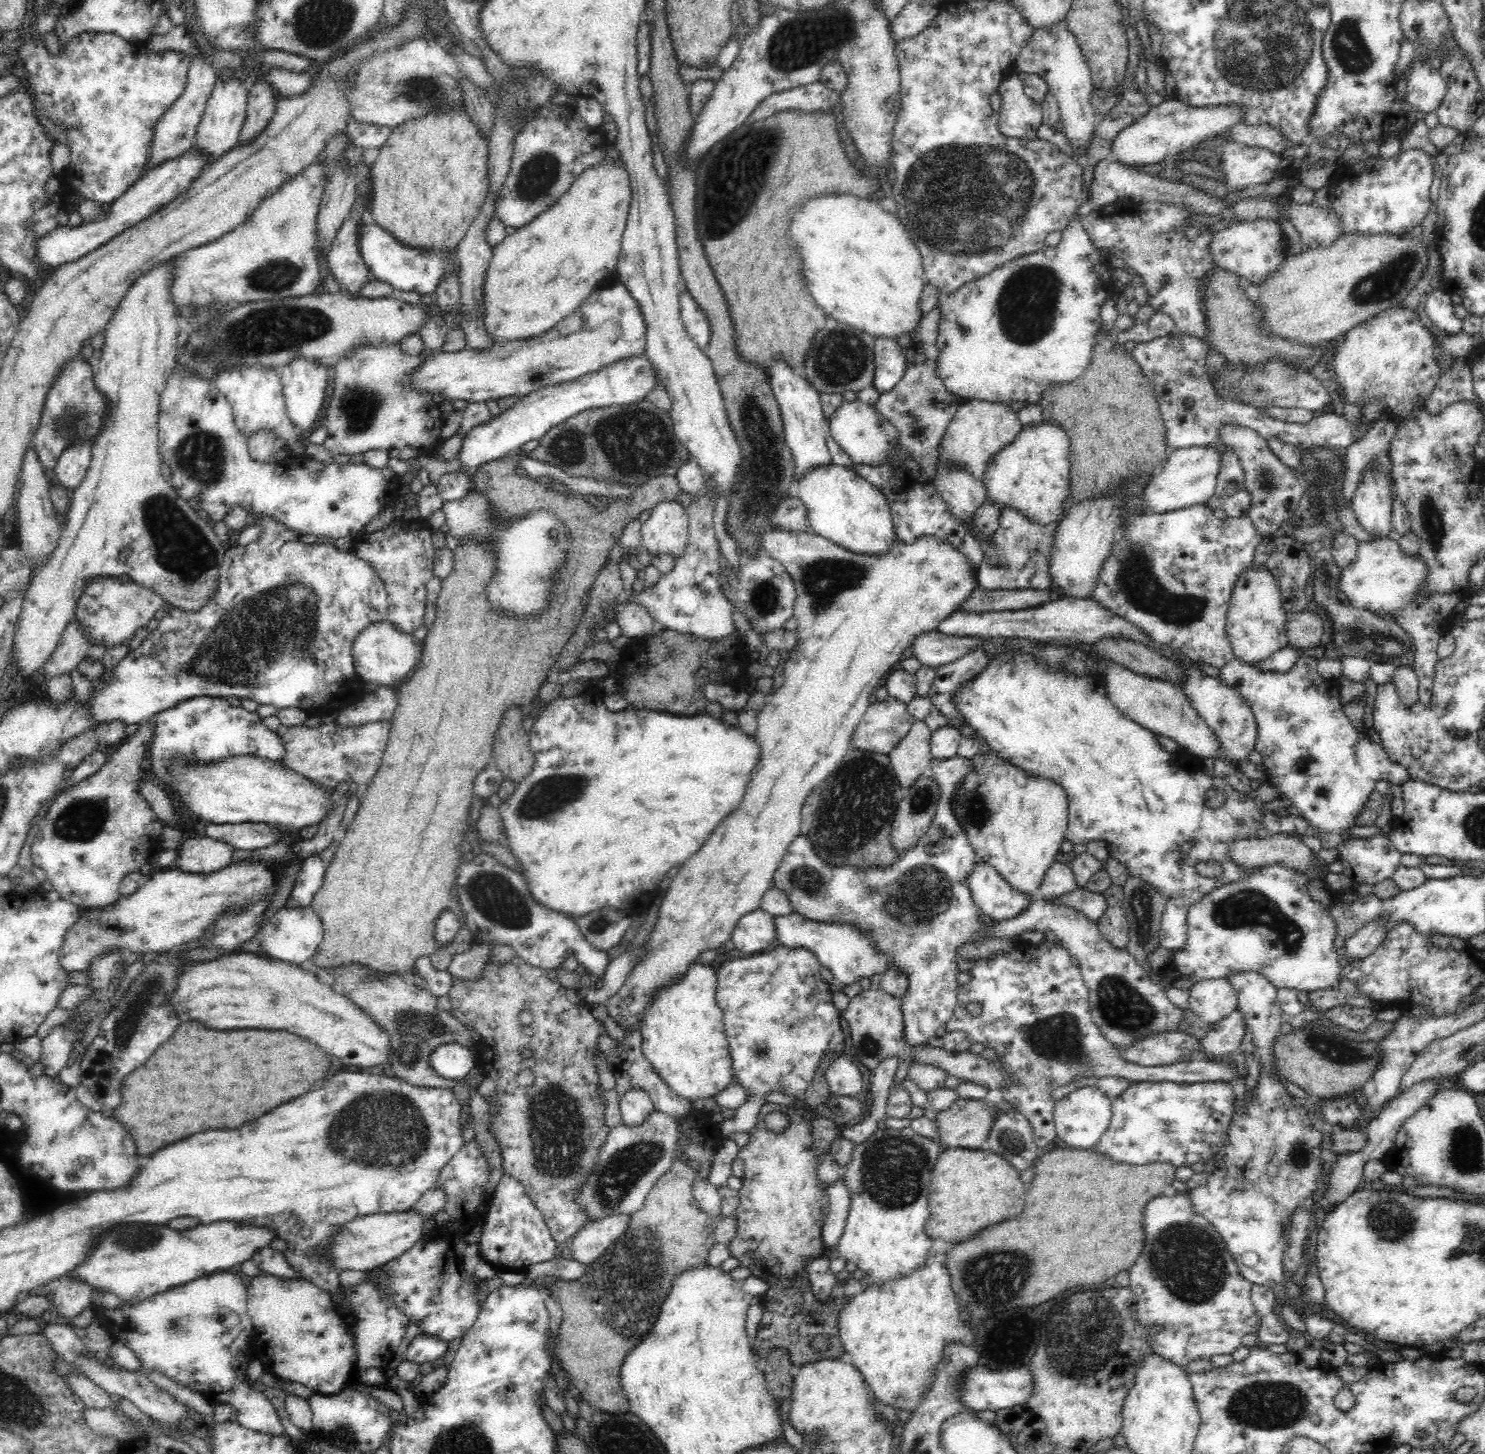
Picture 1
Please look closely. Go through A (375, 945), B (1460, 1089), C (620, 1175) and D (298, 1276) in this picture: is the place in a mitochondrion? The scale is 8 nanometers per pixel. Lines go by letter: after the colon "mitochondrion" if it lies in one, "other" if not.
A: other
B: other
C: mitochondrion
D: other

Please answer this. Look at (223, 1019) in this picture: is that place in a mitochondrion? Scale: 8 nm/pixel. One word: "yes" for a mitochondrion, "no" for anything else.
no

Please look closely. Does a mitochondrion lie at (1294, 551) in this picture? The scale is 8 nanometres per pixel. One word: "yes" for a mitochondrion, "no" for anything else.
no

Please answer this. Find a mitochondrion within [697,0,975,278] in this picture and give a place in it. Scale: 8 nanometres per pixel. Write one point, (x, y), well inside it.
(799, 42)

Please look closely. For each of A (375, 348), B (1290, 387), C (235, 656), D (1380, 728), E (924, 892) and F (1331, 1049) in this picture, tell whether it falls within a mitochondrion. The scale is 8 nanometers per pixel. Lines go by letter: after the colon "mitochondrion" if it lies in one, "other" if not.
A: other
B: mitochondrion
C: mitochondrion
D: other
E: mitochondrion
F: mitochondrion

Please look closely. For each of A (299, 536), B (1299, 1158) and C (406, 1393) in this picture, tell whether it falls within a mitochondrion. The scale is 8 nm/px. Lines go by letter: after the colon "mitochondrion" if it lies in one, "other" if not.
A: other
B: mitochondrion
C: other

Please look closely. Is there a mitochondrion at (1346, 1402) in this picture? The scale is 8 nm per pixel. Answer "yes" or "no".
no

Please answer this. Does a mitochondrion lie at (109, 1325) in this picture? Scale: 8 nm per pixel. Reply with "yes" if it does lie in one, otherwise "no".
no

